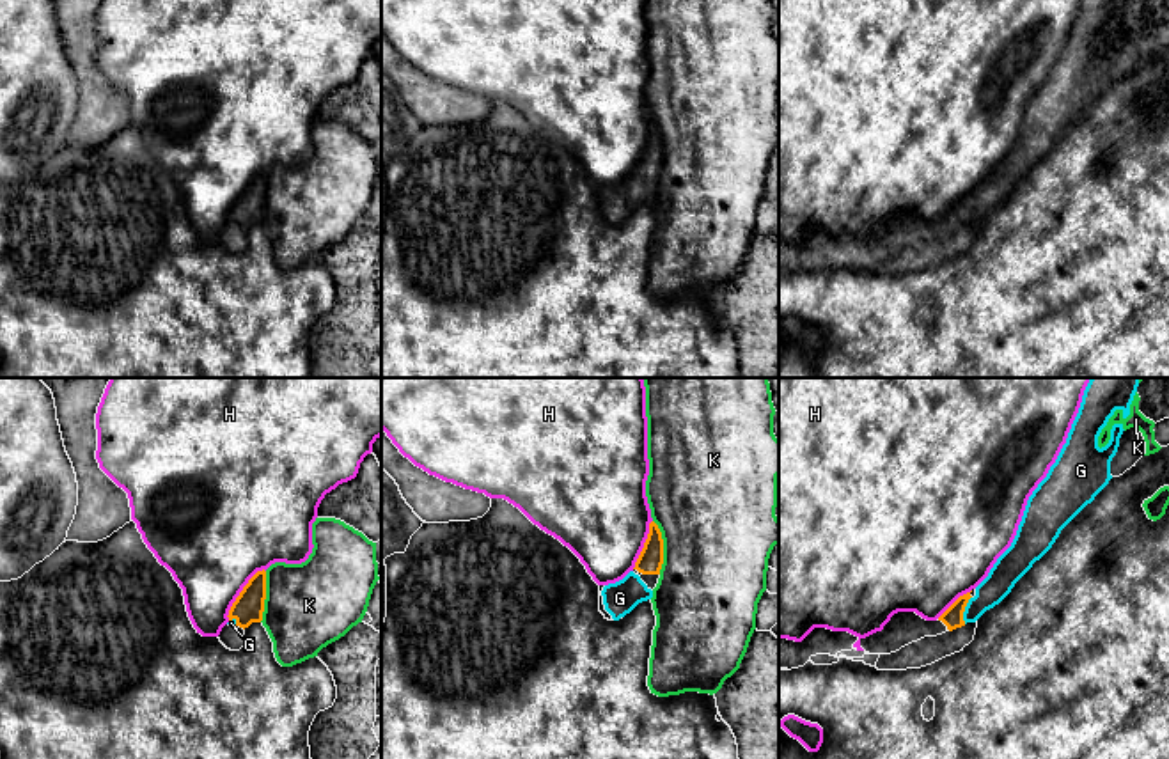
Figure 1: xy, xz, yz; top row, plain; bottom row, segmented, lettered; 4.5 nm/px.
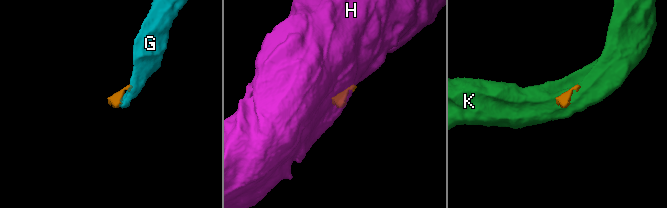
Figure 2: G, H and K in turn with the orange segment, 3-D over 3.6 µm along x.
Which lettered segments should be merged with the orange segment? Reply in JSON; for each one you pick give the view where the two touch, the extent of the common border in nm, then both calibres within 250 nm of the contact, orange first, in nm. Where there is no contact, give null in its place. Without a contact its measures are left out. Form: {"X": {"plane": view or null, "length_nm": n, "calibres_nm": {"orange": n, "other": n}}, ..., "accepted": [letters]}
{"G": {"plane": "yz", "length_nm": 130, "calibres_nm": {"orange": 100, "other": 130}}, "accepted": ["G"]}

